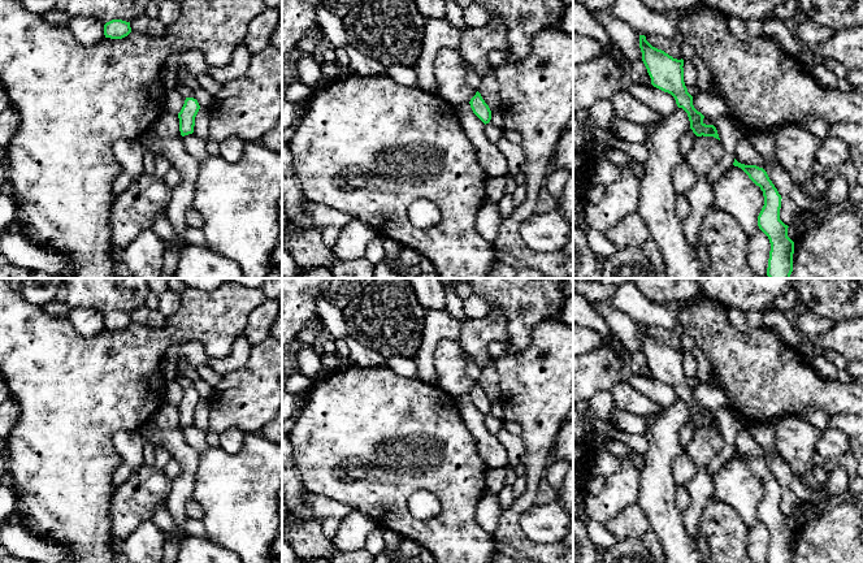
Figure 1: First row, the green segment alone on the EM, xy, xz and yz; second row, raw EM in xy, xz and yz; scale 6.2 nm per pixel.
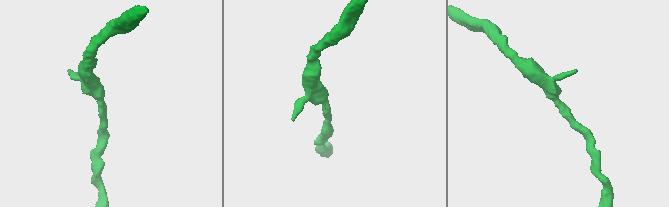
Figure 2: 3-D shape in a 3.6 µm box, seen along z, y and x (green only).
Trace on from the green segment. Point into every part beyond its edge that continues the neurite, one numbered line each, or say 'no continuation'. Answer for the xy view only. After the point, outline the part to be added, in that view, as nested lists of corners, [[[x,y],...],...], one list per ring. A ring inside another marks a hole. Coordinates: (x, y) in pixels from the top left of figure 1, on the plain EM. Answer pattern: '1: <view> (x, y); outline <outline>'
no continuation

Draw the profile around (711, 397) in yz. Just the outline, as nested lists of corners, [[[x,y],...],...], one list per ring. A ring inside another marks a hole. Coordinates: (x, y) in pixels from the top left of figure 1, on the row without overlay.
[[[712,381],[704,384],[699,382],[698,385],[693,386],[693,397],[704,408],[714,412],[720,408],[730,407],[730,400],[727,393],[721,387],[716,386]]]

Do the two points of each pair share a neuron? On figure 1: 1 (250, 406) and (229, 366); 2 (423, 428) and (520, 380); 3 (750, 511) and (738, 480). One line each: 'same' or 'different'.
1: different
2: different
3: same

